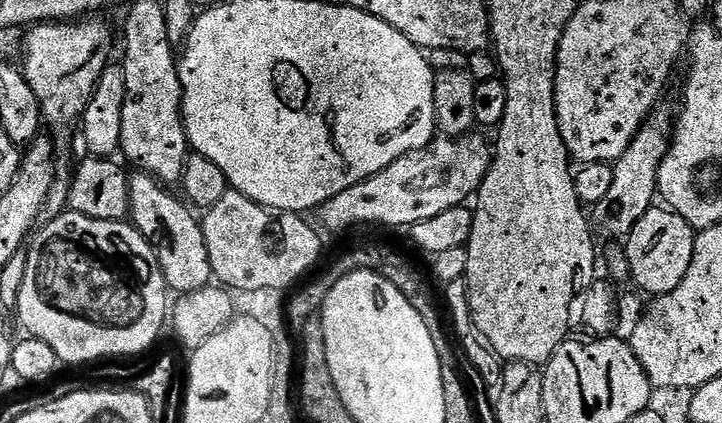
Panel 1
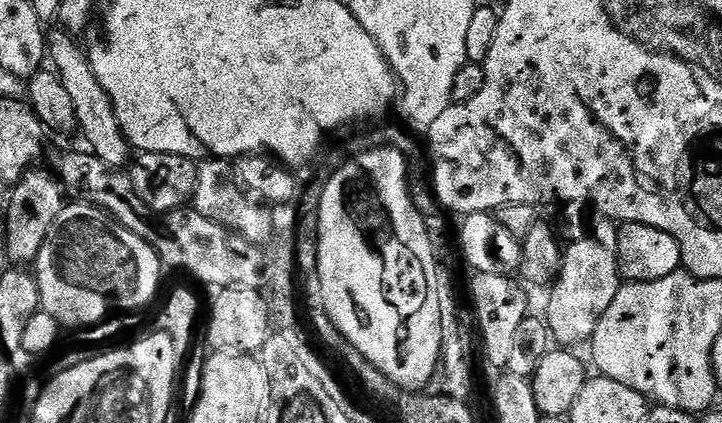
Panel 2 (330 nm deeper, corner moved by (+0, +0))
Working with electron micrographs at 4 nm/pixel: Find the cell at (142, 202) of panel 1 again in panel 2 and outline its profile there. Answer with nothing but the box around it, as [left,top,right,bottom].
[46,30,130,168]

